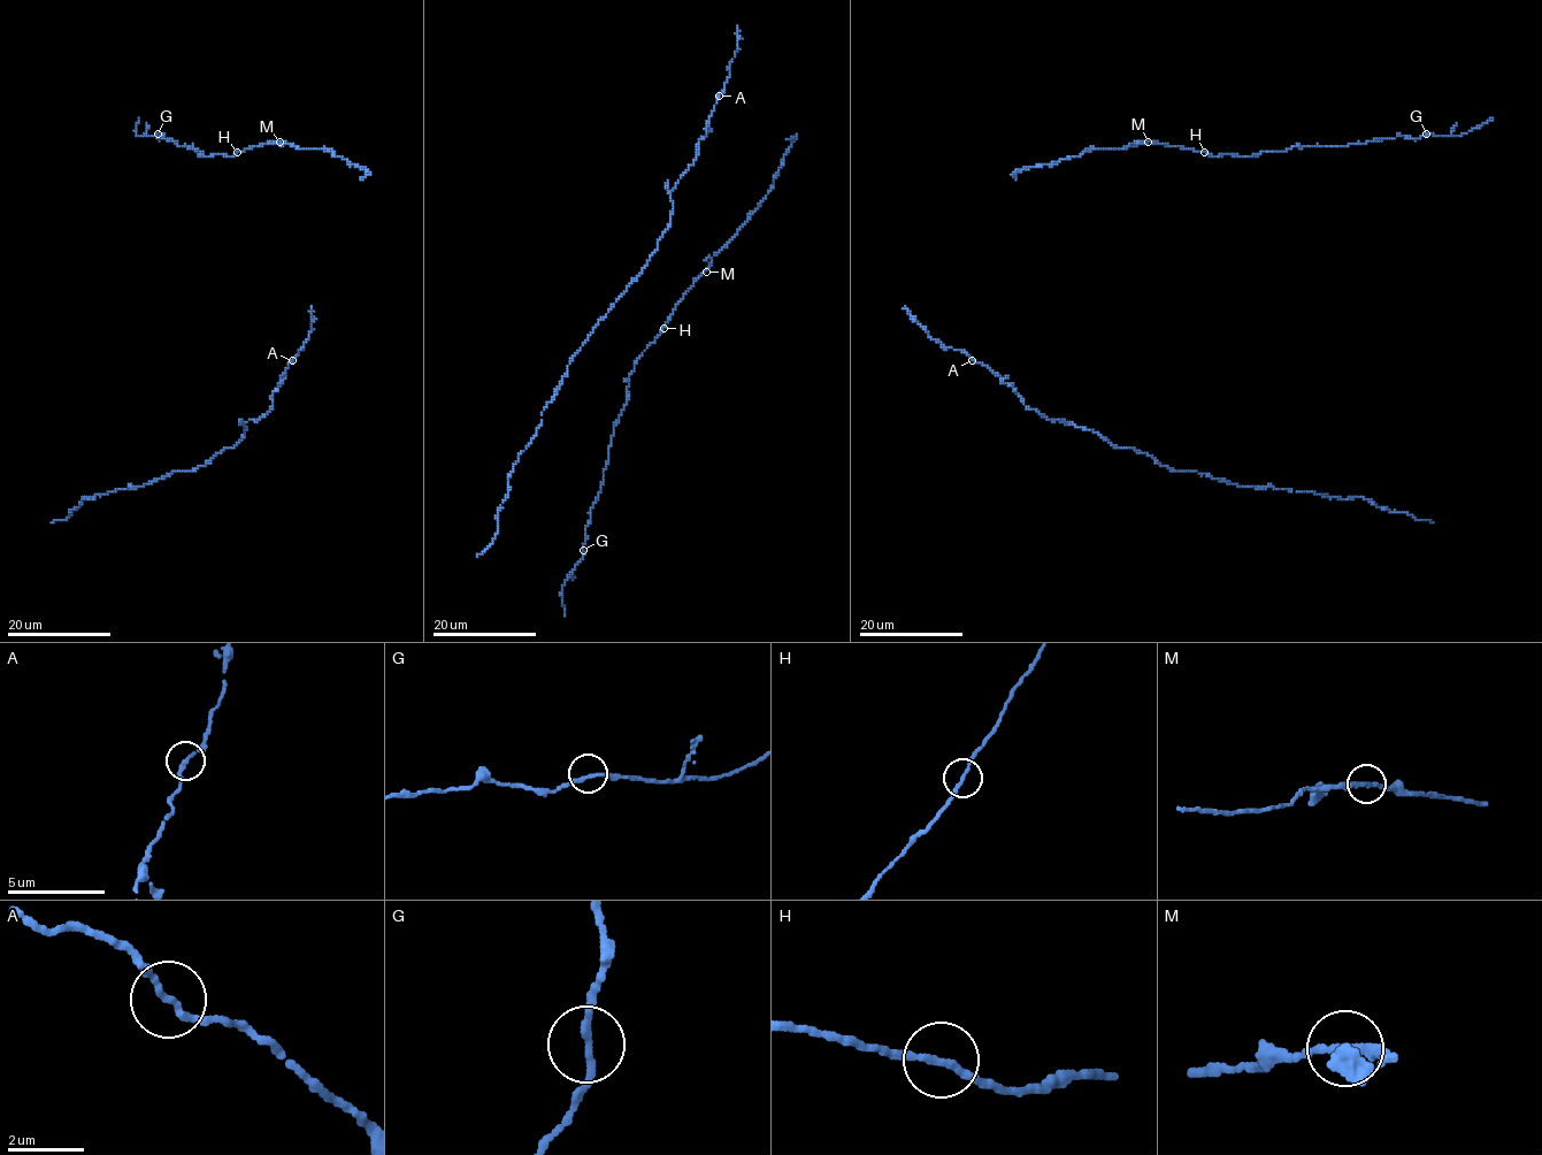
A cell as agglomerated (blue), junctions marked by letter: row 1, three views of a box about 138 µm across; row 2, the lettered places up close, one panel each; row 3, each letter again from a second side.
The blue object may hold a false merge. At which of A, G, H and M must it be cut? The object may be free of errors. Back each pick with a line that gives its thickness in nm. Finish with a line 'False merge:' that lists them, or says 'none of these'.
False merge: none of these

